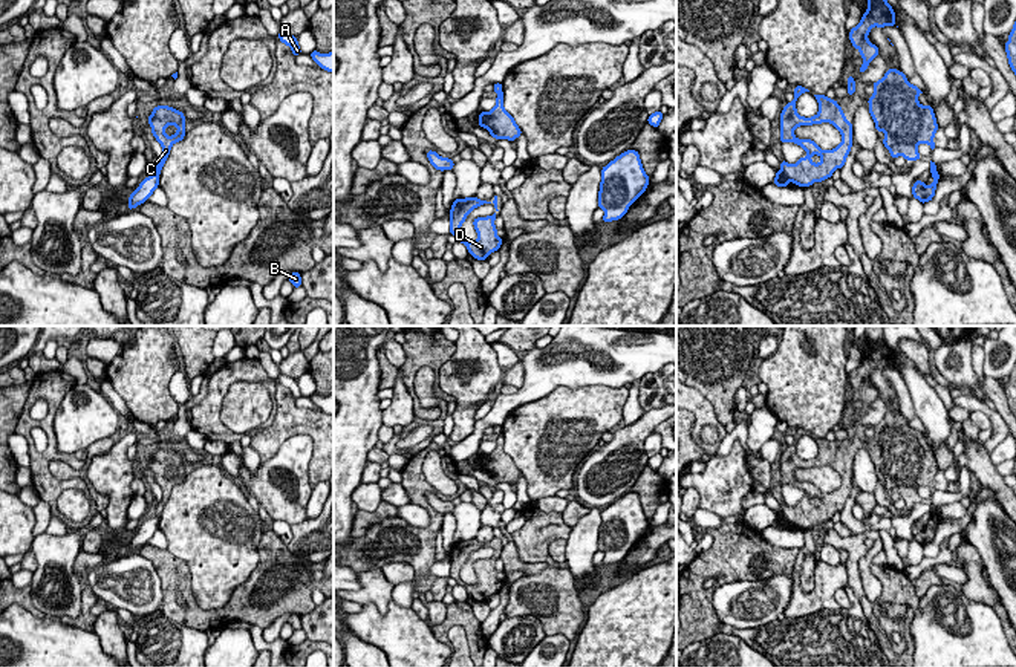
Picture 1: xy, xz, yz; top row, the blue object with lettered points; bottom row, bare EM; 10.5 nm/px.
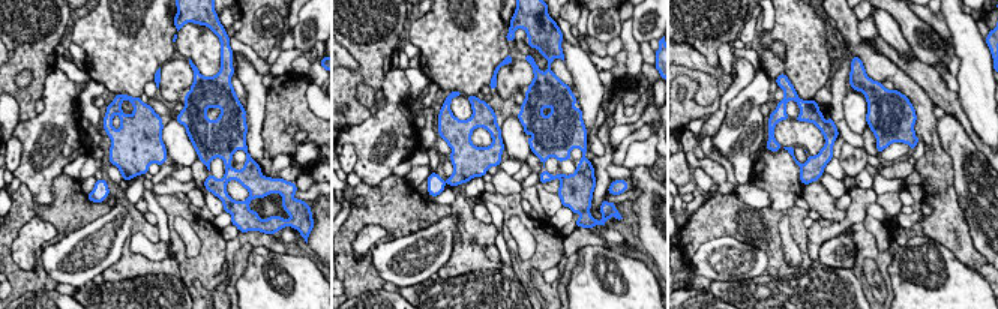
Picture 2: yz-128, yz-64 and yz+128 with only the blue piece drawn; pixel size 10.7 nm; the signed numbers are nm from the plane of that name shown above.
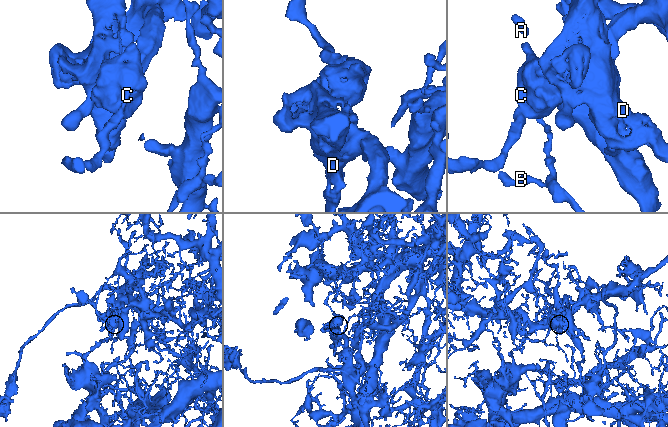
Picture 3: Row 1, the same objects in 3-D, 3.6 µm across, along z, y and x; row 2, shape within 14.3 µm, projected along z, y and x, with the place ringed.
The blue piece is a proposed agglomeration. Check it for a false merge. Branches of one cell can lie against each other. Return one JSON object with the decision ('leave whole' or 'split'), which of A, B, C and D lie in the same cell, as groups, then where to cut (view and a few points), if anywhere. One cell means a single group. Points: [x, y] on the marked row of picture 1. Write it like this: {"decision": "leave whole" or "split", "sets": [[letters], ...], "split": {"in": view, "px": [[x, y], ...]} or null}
{"decision": "split", "sets": [["A", "B"], ["C", "D"]], "split": {"in": "yz", "px": [[782, 167], [788, 178]]}}

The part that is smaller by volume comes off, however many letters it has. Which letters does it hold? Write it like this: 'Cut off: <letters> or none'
Cut off: C, D

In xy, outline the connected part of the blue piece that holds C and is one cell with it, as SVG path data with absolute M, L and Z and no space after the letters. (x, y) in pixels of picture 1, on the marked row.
M165 104L156 106L147 119L153 136L162 147L162 158L156 164L156 173L161 174L173 144L185 138L185 116L181 110Z

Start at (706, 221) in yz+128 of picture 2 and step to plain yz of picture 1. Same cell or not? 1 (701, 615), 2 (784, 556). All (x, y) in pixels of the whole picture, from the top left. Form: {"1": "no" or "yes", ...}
{"1": "yes", "2": "yes"}

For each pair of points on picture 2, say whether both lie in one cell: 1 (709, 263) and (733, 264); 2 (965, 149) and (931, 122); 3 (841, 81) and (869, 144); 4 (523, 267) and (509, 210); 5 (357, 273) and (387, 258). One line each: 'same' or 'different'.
1: same
2: different
3: different
4: same
5: different

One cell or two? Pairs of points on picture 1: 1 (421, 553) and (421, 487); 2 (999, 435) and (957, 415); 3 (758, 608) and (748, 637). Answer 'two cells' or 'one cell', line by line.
1: one cell
2: two cells
3: two cells

